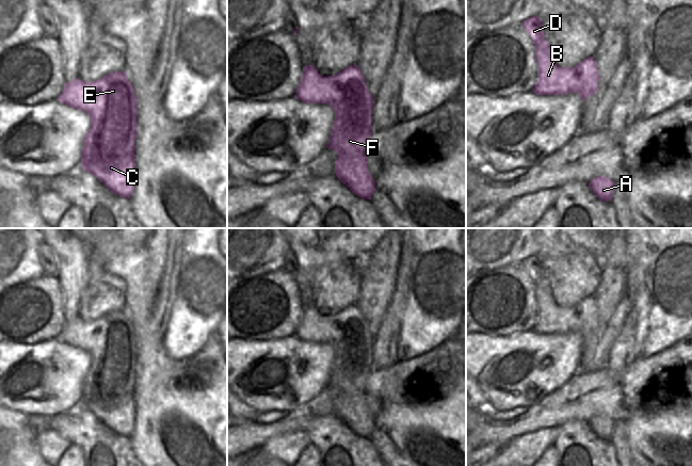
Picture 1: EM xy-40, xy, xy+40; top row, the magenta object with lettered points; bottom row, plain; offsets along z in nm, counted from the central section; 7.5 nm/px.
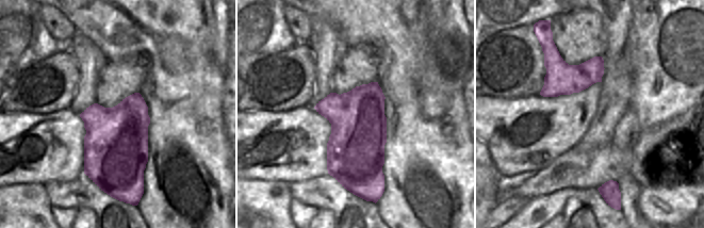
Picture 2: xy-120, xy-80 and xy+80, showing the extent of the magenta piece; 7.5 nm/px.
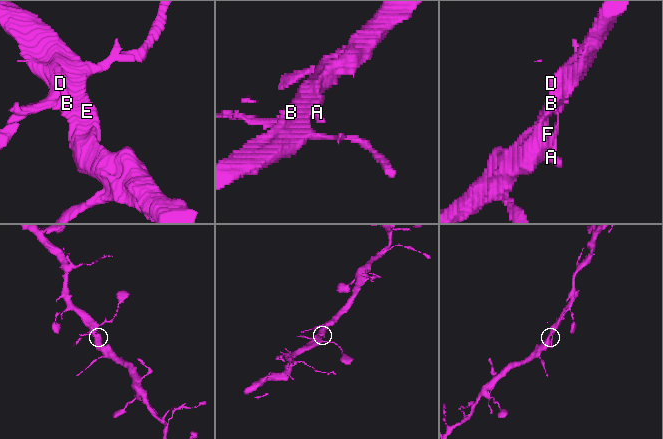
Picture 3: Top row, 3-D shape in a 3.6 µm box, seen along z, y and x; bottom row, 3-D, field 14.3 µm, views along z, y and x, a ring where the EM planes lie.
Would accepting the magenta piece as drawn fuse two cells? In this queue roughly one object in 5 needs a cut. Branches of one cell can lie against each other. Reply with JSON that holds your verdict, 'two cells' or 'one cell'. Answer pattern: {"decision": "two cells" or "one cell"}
{"decision": "one cell"}

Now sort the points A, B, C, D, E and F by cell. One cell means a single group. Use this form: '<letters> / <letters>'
A B C D E F

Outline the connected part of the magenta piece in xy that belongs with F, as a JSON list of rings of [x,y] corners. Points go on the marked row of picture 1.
[[[306,65],[294,97],[306,103],[327,103],[333,107],[335,122],[326,148],[337,151],[336,176],[352,193],[364,199],[371,199],[375,182],[367,168],[365,145],[371,134],[373,97],[367,90],[358,66],[351,65],[334,76],[323,76],[313,65]]]

